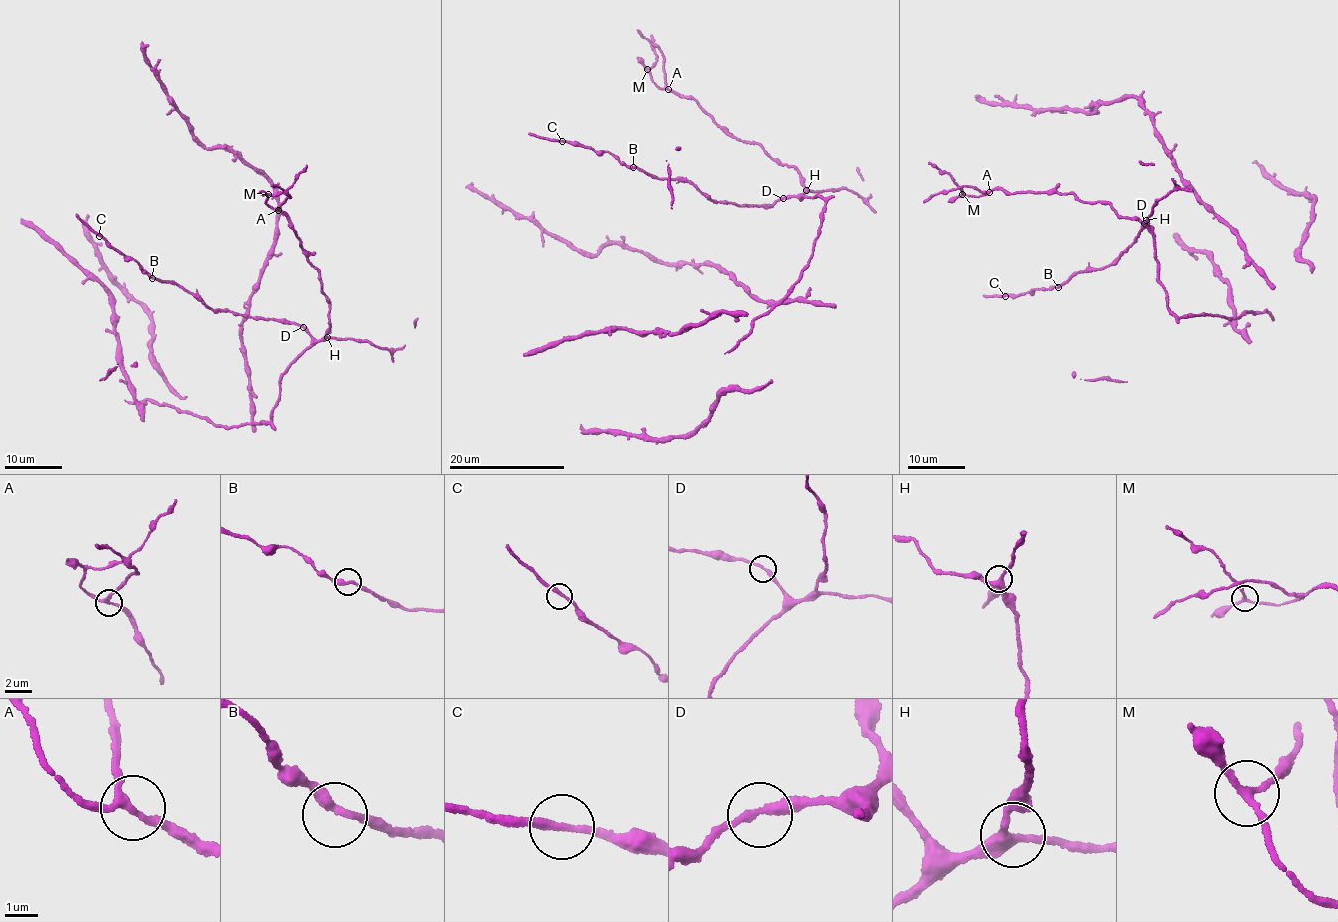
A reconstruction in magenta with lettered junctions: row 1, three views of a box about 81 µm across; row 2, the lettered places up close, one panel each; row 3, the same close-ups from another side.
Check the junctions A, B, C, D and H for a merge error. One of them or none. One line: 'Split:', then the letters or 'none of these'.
Split: none of these

